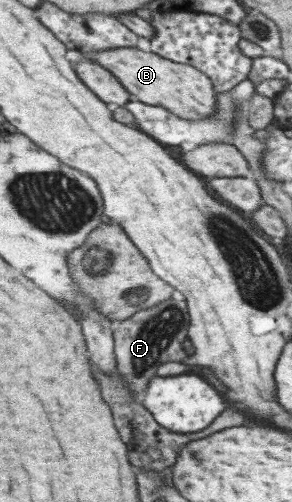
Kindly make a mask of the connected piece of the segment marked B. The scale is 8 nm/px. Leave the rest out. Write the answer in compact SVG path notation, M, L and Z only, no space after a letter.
M117 48L90 53L90 59L102 62L112 74L118 74L118 80L130 90L132 98L138 102L162 107L174 116L189 121L212 117L216 113L216 92L212 80L195 70L193 66L172 62L153 52L144 52L138 48Z

